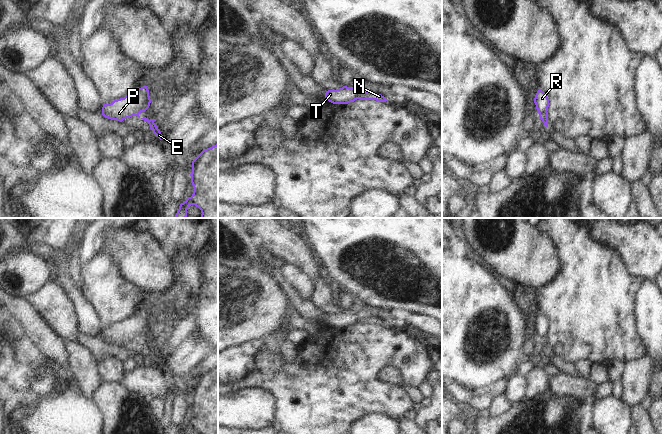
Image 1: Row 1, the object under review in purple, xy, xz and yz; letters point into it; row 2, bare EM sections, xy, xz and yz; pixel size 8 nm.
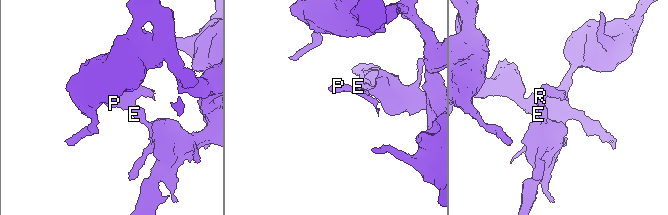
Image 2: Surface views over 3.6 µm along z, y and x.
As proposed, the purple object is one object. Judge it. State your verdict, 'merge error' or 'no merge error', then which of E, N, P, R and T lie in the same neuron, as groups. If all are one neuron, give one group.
merge error | E N / P R T

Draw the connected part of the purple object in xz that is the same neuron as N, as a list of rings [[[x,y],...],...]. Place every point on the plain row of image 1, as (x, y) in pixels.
[[[363,316],[360,318],[360,324],[376,324],[379,326],[386,326],[388,325],[384,320],[381,318],[377,318],[375,316]]]

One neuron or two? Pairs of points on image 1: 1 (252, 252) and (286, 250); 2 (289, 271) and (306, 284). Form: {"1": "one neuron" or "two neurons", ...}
{"1": "two neurons", "2": "one neuron"}

